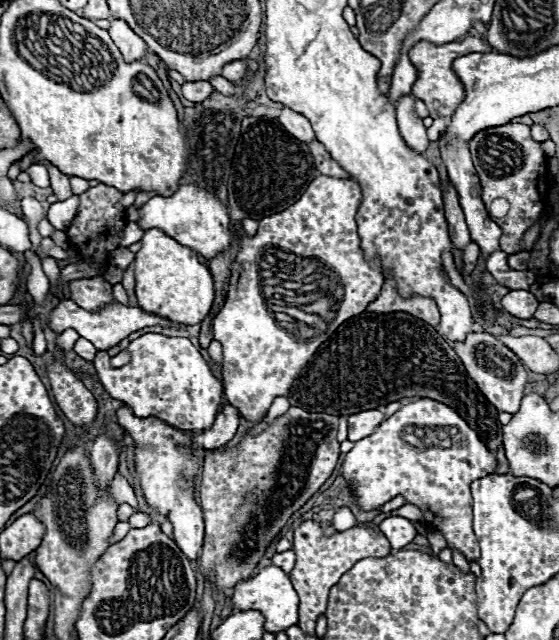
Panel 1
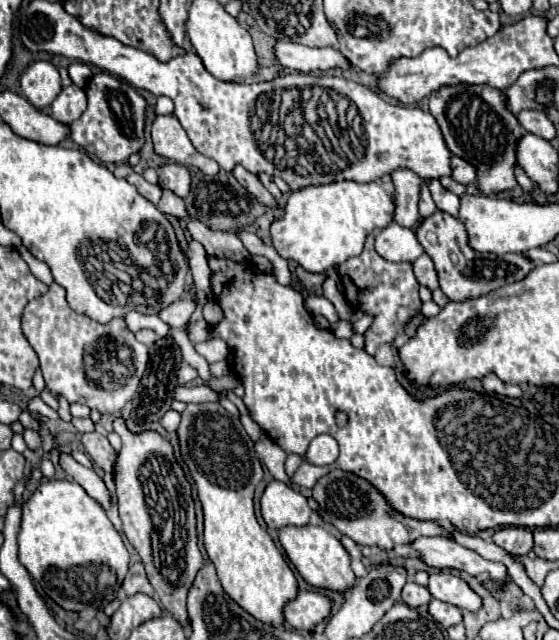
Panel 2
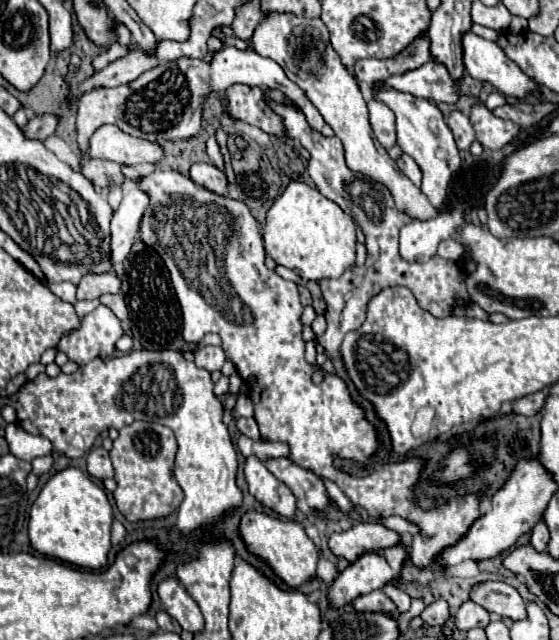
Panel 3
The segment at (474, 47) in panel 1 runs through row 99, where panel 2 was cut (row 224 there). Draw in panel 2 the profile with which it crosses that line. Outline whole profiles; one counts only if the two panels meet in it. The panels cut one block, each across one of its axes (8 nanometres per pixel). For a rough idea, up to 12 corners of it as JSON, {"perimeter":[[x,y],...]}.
{"perimeter":[[436,210],[416,226],[452,302],[524,280],[526,254],[480,254]]}

